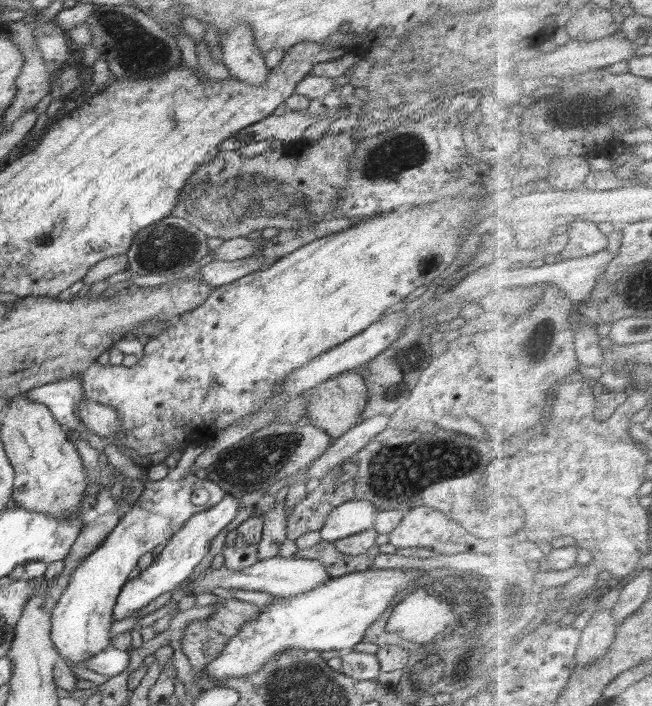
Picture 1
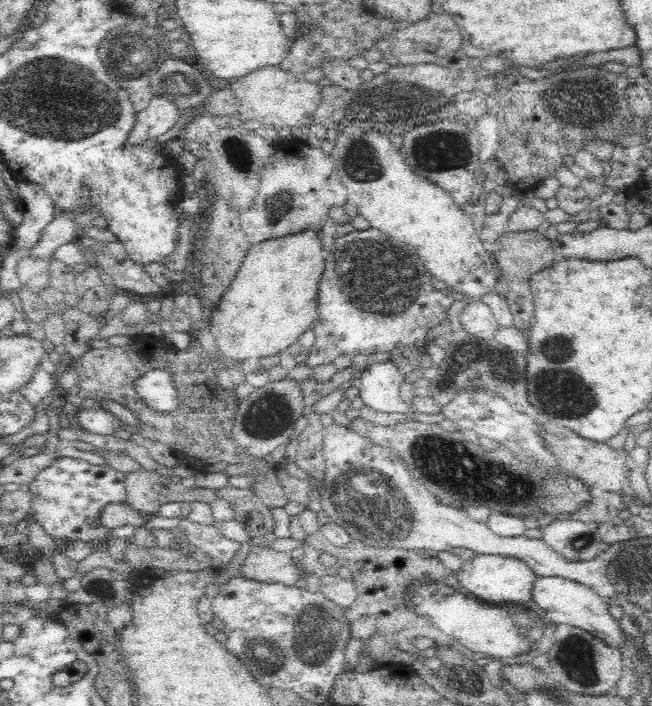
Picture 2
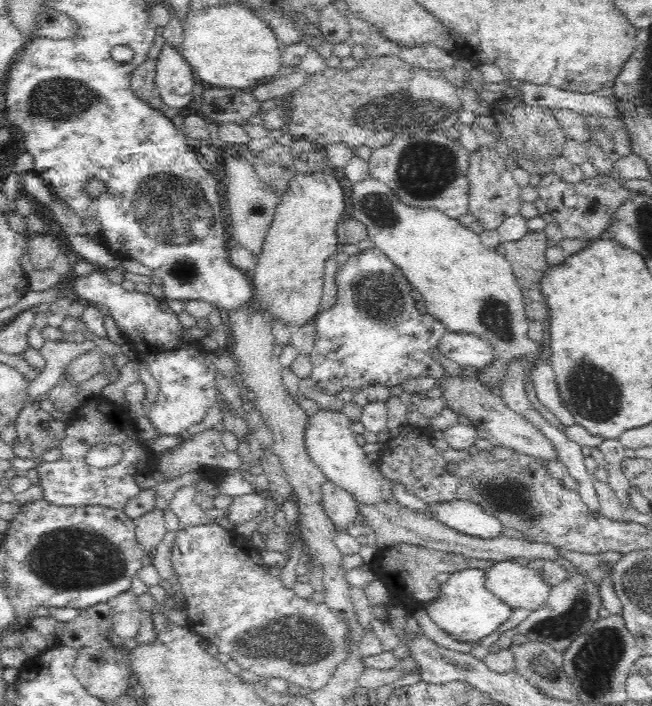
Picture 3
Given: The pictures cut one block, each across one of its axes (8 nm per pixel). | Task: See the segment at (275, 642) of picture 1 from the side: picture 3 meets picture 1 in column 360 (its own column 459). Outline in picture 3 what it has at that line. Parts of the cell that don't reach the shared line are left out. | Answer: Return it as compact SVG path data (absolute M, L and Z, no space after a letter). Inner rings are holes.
M466 568L452 573L440 585L440 594L425 607L431 620L458 642L480 641L511 618L512 608L486 588L484 569Z

